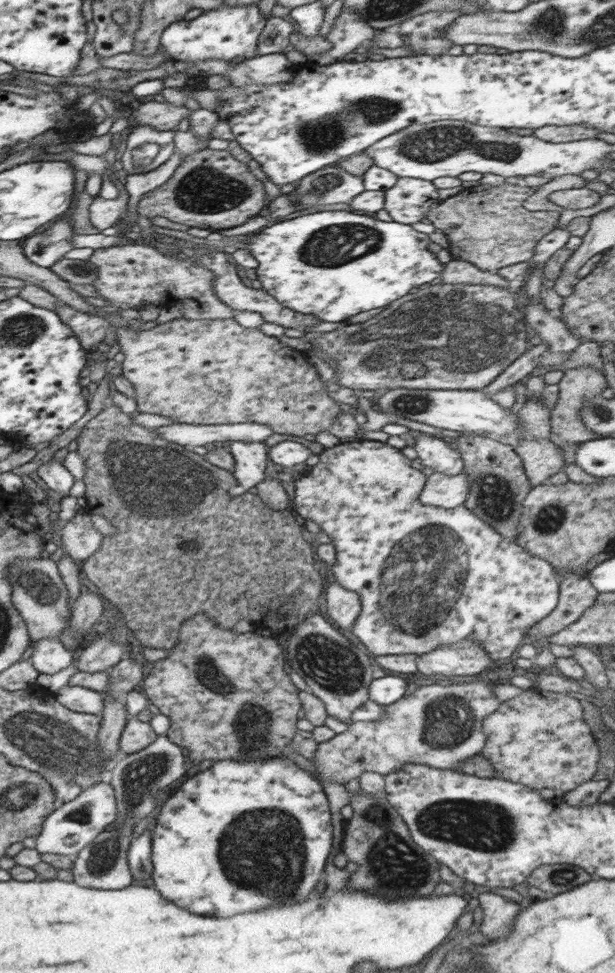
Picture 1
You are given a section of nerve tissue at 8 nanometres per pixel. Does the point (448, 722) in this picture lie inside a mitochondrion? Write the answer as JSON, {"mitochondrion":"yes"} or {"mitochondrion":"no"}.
{"mitochondrion":"yes"}

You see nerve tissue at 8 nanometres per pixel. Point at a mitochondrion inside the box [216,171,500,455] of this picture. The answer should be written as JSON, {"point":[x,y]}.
{"point":[337,243]}

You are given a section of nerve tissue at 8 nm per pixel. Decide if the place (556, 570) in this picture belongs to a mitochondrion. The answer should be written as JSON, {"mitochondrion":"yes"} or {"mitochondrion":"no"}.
{"mitochondrion":"no"}

